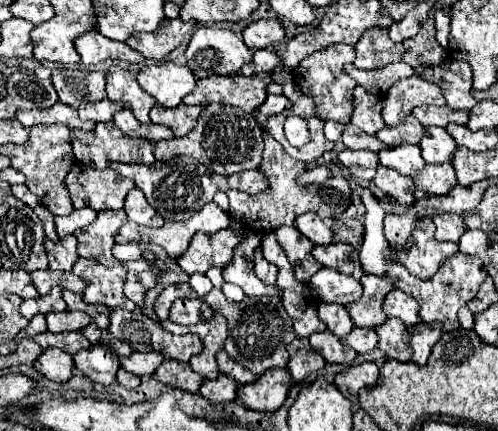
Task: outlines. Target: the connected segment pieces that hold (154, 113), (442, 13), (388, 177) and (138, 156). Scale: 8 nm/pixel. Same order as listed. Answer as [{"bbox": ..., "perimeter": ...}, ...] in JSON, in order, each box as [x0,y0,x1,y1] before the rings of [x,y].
[{"bbox":[151,103,201,137],"perimeter":[[[181,103],[175,109],[167,109],[167,107],[155,105],[151,109],[151,121],[167,125],[175,133],[175,137],[181,137],[181,135],[185,135],[185,133],[191,131],[191,127],[195,125],[199,113],[201,113],[199,105],[189,107],[189,105]]]},{"bbox":[435,5,451,51],"perimeter":[[[451,5],[439,9],[435,13],[435,27],[437,27],[437,41],[447,51],[449,49],[449,23],[451,23]]]},{"bbox":[373,165,415,207],"perimeter":[[[381,165],[377,169],[373,181],[385,195],[393,197],[403,207],[407,207],[407,205],[411,205],[415,201],[415,197],[413,197],[413,191],[415,191],[413,179],[411,177],[403,177],[395,169],[389,169],[389,167]]]},{"bbox":[73,121,155,167],"perimeter":[[[113,121],[107,123],[97,123],[97,127],[93,131],[81,131],[81,129],[73,129],[73,153],[77,157],[77,161],[91,165],[91,167],[109,167],[115,161],[121,163],[143,163],[143,165],[151,165],[155,163],[155,155],[153,155],[153,147],[155,143],[149,139],[141,139],[141,137],[127,137],[123,135]]]}]

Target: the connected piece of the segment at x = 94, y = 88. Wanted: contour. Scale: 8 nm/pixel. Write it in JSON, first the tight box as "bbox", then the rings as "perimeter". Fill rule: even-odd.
{"bbox":[51,69,107,107],"perimeter":[[[53,69],[51,81],[59,95],[59,101],[73,107],[83,101],[101,101],[103,97],[107,97],[103,71]]]}

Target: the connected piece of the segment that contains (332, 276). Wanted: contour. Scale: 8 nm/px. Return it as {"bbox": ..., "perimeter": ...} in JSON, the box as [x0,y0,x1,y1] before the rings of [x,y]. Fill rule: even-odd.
{"bbox":[309,267,363,305],"perimeter":[[[321,267],[309,281],[311,291],[325,303],[341,303],[347,305],[351,301],[355,301],[361,293],[363,287],[359,285],[359,281],[355,277],[343,275],[339,271]]]}

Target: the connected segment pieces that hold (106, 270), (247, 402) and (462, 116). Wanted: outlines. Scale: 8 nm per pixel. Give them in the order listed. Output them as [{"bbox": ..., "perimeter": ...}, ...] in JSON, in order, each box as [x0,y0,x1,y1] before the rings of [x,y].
[{"bbox":[73,259,137,311],"perimeter":[[[77,259],[73,273],[87,283],[87,289],[83,293],[83,301],[103,303],[109,309],[123,307],[123,309],[131,311],[131,309],[137,307],[123,293],[127,267],[123,267],[121,263],[117,263],[113,267],[105,267],[105,265],[99,265],[97,261]]]},{"bbox":[237,367,293,413],"perimeter":[[[285,367],[267,369],[253,383],[241,385],[237,391],[237,397],[245,407],[249,407],[253,411],[271,413],[285,403],[291,385],[293,385],[291,373]]]},{"bbox":[413,106,469,127],"perimeter":[[[421,106],[413,109],[413,115],[421,121],[424,127],[437,125],[437,127],[447,127],[447,123],[457,123],[457,125],[465,125],[469,119],[469,111],[467,109],[451,109],[445,106]]]}]

